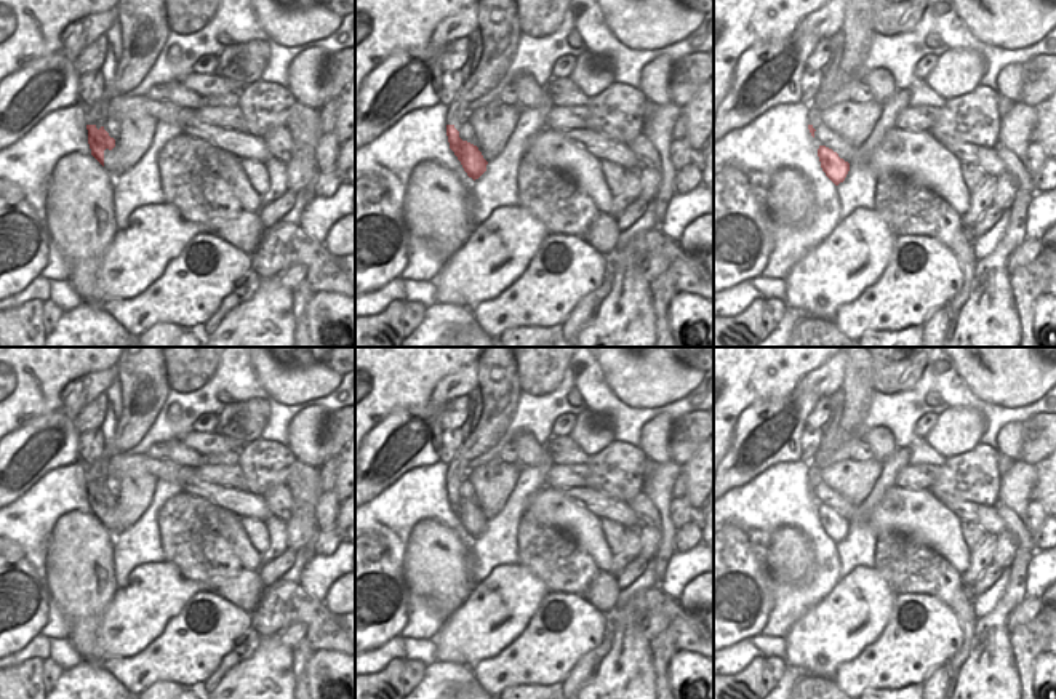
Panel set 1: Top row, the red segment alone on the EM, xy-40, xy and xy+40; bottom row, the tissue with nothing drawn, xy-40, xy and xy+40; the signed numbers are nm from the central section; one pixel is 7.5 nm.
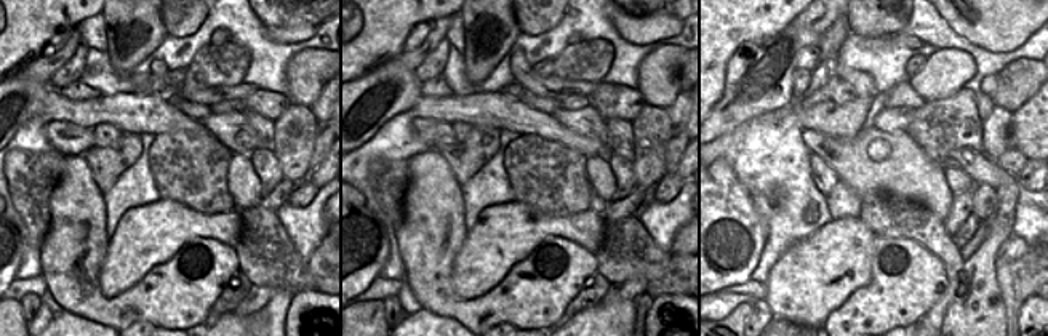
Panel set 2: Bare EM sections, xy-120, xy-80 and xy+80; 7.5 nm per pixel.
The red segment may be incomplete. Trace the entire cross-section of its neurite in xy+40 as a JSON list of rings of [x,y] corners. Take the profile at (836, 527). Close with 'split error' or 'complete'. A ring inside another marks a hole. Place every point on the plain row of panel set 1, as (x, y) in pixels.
[[[819,504],[818,515],[819,515],[822,529],[835,544],[845,539],[850,529],[848,520],[840,517],[837,510],[834,510],[826,504]]]; complete

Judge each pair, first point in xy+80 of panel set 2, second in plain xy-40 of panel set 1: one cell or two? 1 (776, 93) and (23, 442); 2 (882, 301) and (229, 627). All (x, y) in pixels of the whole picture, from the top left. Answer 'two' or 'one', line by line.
1: one
2: one

